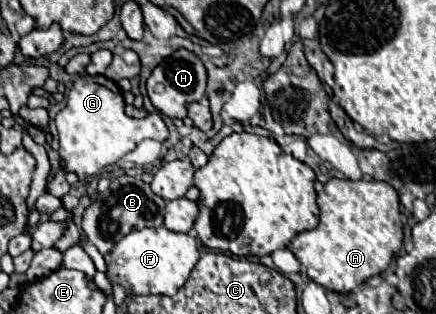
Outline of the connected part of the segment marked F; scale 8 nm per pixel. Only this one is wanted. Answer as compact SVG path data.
M167 227L133 231L127 237L123 237L109 255L105 255L109 281L123 285L129 295L161 293L171 297L185 285L197 261L199 261L197 239L189 233L169 231Z

